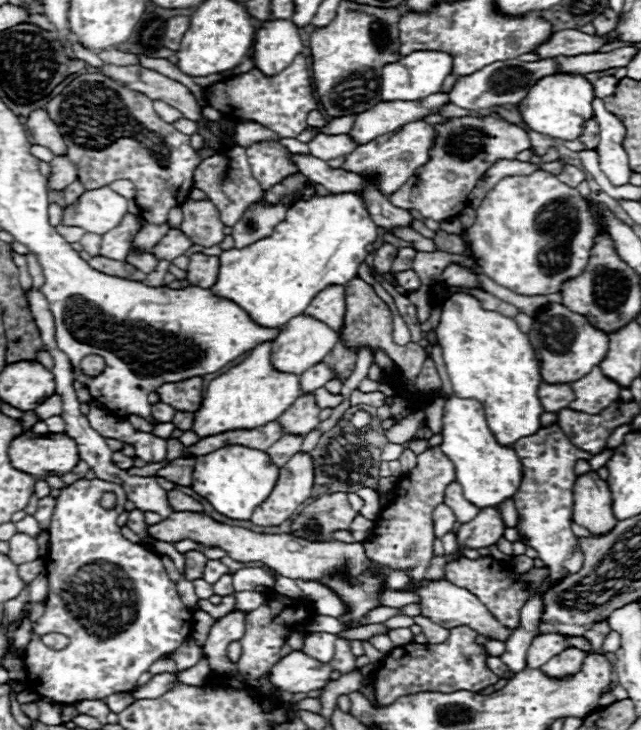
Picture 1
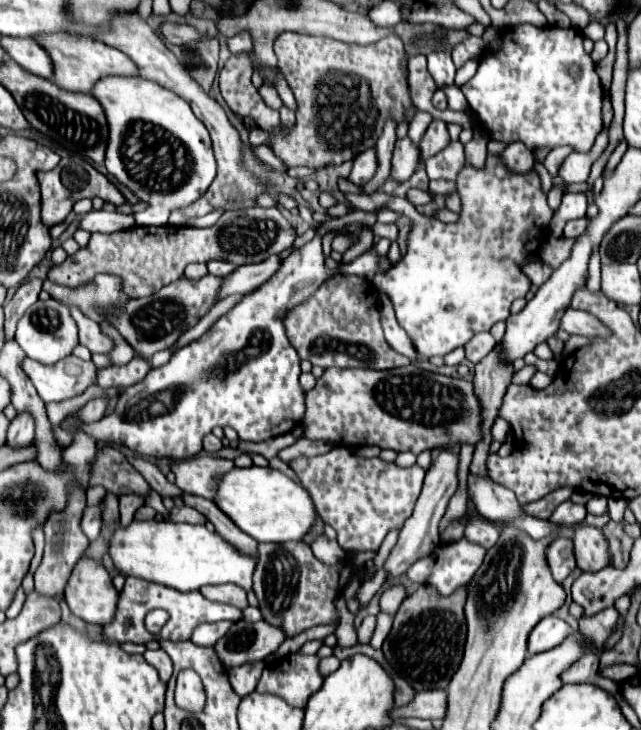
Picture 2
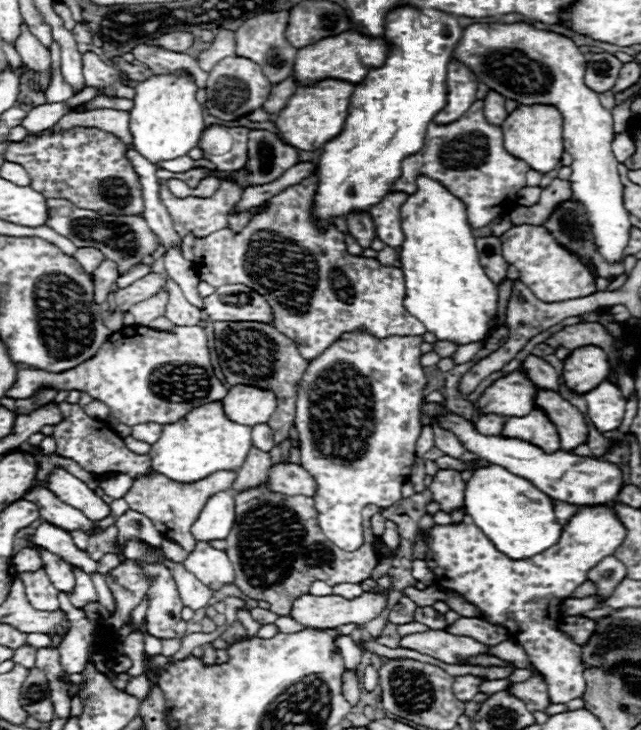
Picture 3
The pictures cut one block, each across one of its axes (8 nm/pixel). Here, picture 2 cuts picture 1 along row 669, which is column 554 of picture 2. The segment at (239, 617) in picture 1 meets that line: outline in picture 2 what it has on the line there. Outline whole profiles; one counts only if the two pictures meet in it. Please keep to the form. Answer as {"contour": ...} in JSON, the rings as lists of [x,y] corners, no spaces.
{"contour":[[[584,192],[564,194],[564,196],[562,196],[562,204],[560,204],[560,208],[554,212],[552,222],[550,222],[550,232],[552,232],[552,236],[560,238],[560,236],[562,236],[562,228],[566,226],[566,222],[576,220],[576,218],[584,218],[584,216],[586,216],[586,206],[588,206],[588,202],[586,202]]]}

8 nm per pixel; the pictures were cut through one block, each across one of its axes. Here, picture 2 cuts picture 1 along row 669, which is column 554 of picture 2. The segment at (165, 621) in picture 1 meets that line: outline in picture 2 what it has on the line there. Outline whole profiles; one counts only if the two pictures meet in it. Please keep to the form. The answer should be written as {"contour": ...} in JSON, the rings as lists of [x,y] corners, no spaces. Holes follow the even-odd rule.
{"contour":[[[516,24],[506,34],[502,32],[502,44],[498,50],[486,50],[480,58],[478,72],[472,80],[462,86],[462,92],[468,100],[472,114],[478,118],[480,126],[486,134],[510,146],[520,140],[528,146],[528,150],[542,148],[558,148],[570,146],[574,152],[590,152],[598,132],[602,130],[602,98],[604,90],[600,78],[596,74],[594,60],[584,52],[582,32],[576,28],[558,28],[558,26],[542,26],[536,28],[532,24]],[[578,62],[582,66],[580,78],[570,78],[568,66]]]}

